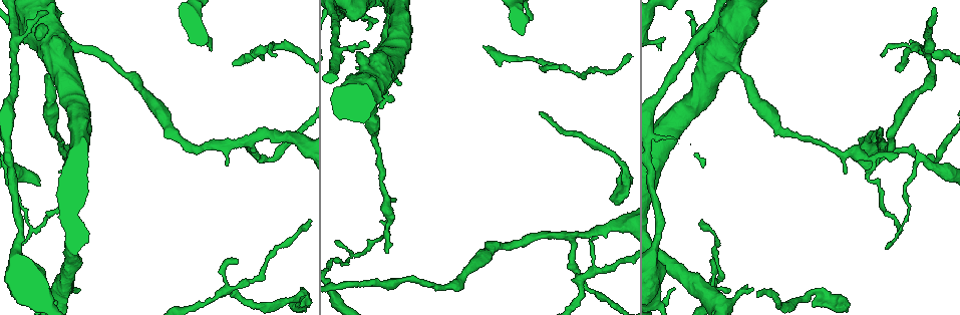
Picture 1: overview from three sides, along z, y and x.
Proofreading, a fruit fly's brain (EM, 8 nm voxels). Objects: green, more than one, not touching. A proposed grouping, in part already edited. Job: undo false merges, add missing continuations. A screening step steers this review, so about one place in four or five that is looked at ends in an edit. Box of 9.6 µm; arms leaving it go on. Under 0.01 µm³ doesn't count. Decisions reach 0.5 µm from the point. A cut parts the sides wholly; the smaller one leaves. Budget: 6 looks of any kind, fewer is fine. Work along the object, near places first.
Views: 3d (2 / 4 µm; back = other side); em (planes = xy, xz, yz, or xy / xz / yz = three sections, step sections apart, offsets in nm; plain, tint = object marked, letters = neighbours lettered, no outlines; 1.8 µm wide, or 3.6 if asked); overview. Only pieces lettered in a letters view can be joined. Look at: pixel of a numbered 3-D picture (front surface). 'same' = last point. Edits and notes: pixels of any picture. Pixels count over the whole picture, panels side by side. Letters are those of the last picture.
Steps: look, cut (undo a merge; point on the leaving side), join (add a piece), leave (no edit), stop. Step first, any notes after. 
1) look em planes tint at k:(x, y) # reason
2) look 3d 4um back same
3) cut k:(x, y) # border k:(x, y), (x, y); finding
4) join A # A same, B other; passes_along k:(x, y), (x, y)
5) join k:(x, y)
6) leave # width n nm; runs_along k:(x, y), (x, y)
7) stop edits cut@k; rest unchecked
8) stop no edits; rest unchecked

look 3d 4um at 1:(356, 255) # abrupt turn

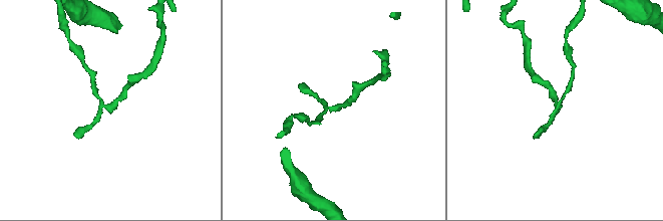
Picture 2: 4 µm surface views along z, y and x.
look em 3.6um planes letters at 2:(558, 105) # now the EM

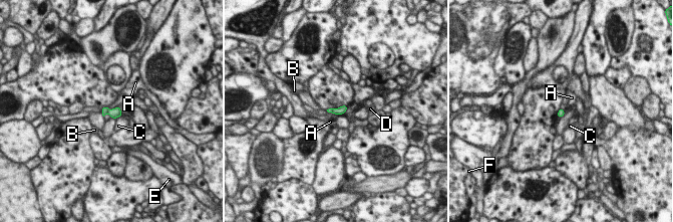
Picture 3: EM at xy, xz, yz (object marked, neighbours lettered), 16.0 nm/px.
cut 3:(104, 110) # width 120 nm; A other, B other, C other, D other, E other, F other; a second neuron is stuck on

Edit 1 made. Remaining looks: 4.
look em planes tint at 1:(874, 161) # abrupt turn

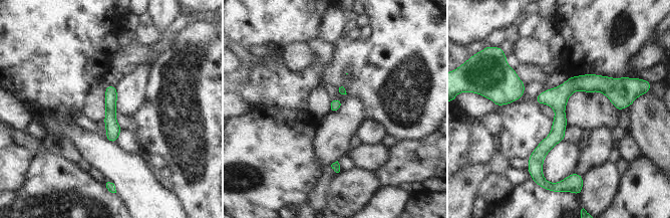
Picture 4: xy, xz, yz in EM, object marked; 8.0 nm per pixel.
look em planes letters same

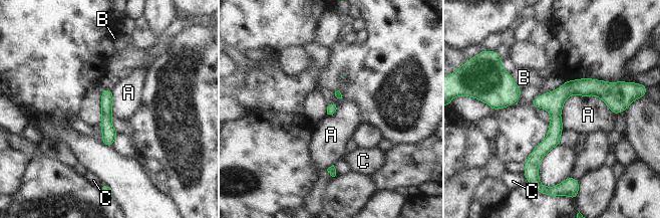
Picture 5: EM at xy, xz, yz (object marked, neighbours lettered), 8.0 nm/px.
leave # width 90 nm; A other, B other, C other; border 5:(560, 113), (580, 94), (615, 116); all the same neuron

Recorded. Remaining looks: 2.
stop edits cut@3; rest unchecked

